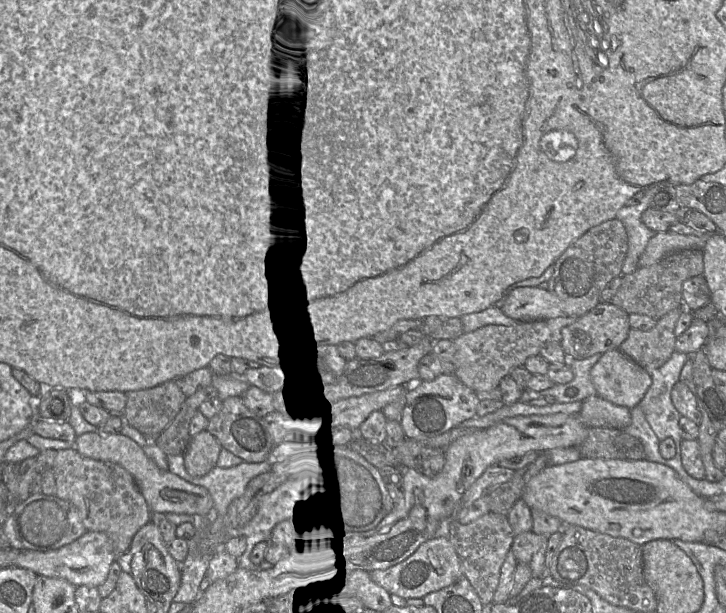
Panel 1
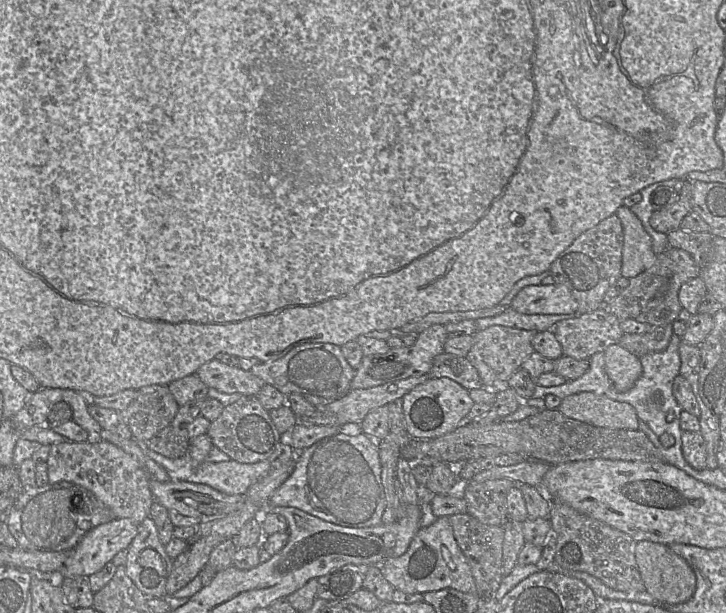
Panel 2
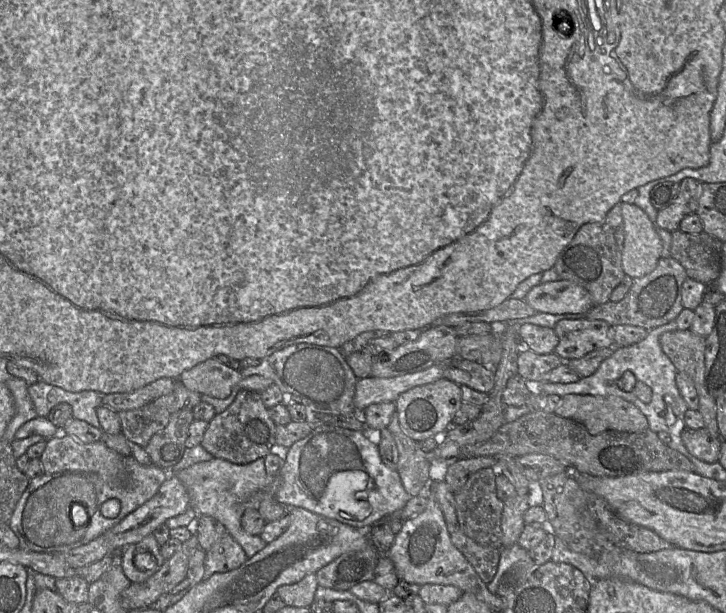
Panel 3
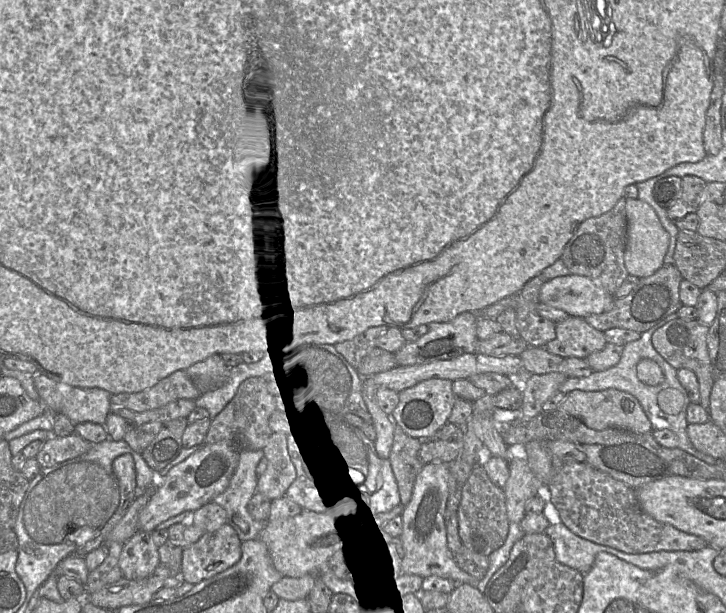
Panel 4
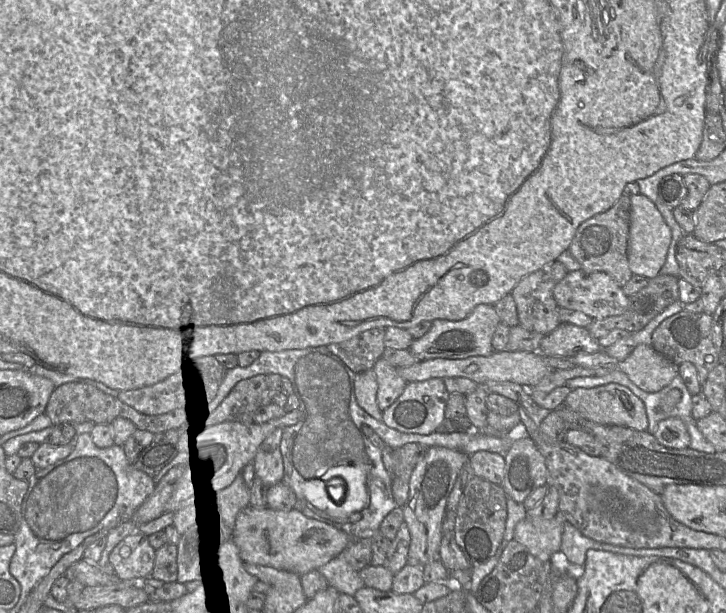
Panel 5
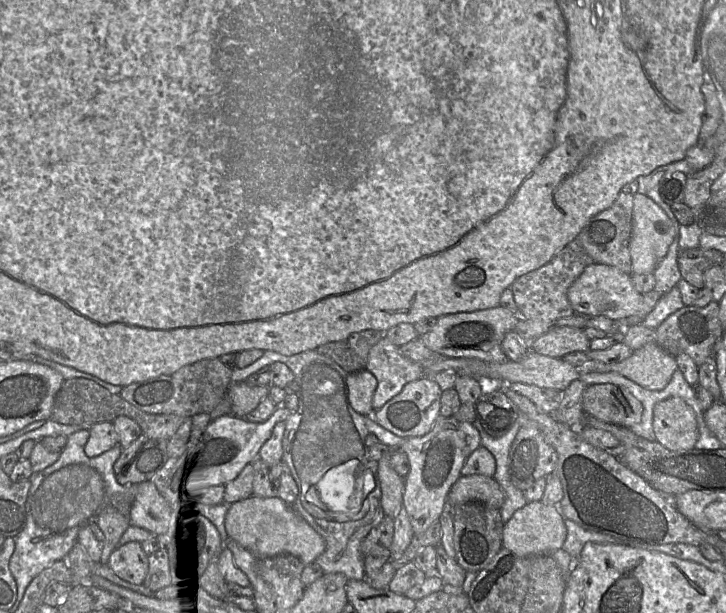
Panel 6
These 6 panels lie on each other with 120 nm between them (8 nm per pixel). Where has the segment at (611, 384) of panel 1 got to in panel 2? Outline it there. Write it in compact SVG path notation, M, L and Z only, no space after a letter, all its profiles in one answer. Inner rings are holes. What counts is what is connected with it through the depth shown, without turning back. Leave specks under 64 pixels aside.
M619 344L604 350L606 374L619 392L626 392L633 387L642 375L640 359Z

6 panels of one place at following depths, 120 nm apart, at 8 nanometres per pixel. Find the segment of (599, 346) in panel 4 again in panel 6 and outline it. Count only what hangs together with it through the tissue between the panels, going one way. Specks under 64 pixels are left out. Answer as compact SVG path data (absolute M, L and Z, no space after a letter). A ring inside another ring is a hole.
M569 326L554 327L534 342L532 351L541 355L562 358L565 355L590 350L590 340L583 329Z

